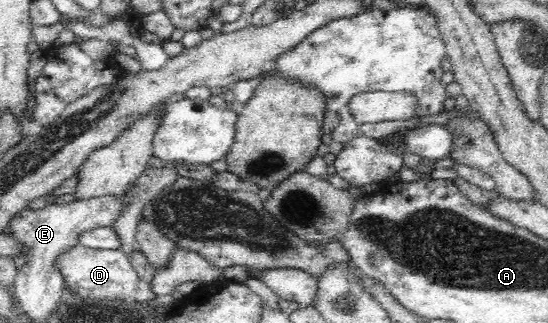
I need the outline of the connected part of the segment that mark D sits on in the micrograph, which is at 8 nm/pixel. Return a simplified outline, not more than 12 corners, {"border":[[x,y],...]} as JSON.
{"border":[[79,245],[57,259],[83,302],[157,295],[119,251]]}

